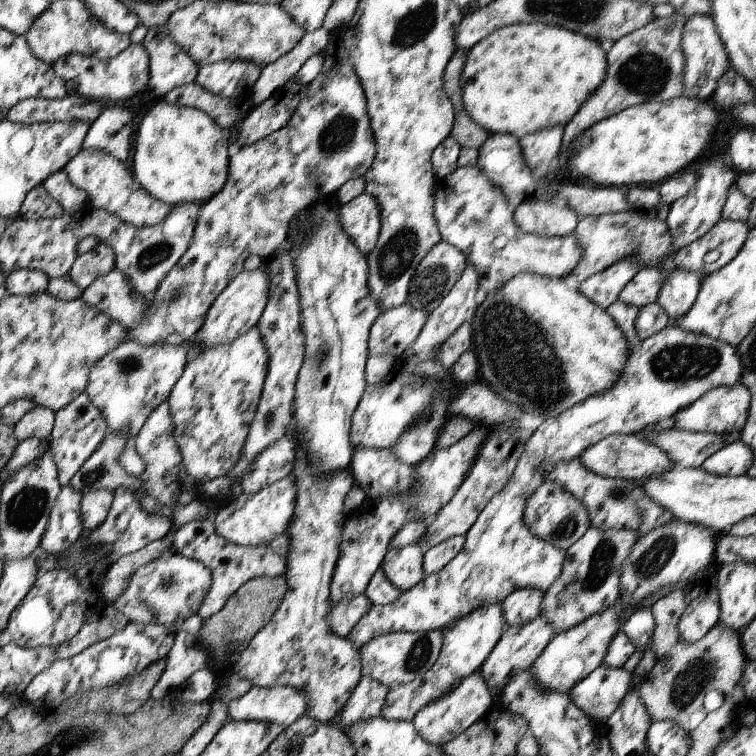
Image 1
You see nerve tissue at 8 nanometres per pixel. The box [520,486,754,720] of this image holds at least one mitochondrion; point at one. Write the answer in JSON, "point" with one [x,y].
{"point":[701,672]}

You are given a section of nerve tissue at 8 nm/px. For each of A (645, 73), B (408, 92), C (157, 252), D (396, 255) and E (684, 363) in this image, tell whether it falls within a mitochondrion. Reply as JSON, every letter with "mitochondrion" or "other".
{"A":"mitochondrion","B":"other","C":"mitochondrion","D":"mitochondrion","E":"mitochondrion"}

